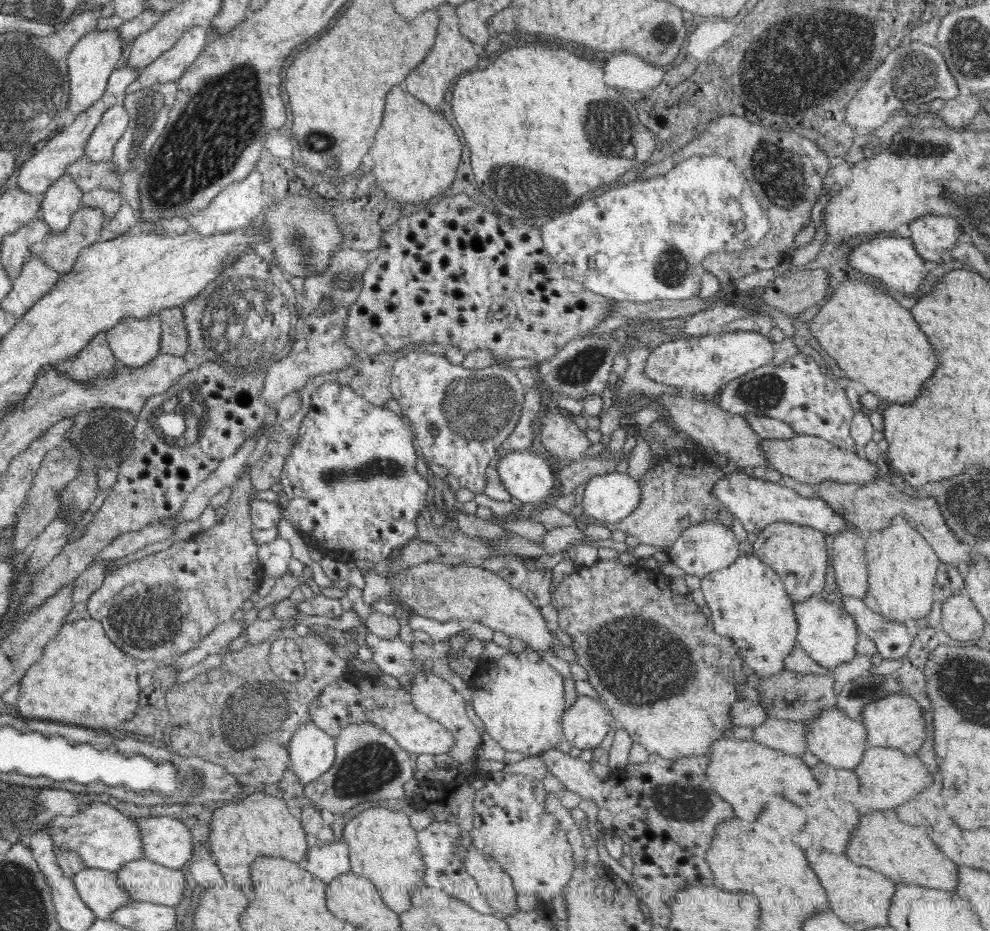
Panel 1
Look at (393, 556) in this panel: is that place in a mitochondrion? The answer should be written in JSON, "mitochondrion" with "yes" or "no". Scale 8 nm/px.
{"mitochondrion":"no"}

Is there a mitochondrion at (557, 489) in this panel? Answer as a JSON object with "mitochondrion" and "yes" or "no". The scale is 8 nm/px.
{"mitochondrion":"no"}

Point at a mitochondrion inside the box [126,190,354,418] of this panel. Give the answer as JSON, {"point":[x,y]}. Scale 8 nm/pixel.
{"point":[227,333]}

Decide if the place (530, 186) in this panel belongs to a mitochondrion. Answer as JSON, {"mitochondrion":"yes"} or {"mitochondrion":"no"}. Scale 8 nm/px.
{"mitochondrion":"yes"}

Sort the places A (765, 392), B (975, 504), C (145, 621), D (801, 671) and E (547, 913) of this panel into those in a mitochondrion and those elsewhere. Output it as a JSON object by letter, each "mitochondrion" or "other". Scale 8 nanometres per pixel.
{"A":"mitochondrion","B":"mitochondrion","C":"mitochondrion","D":"other","E":"other"}

